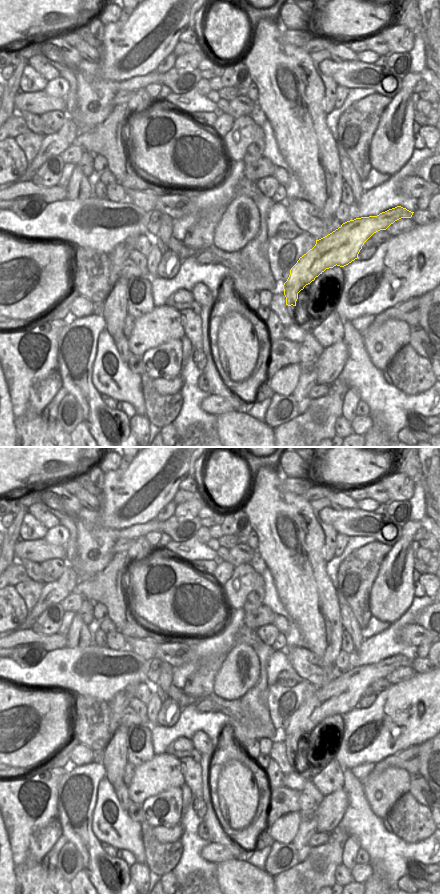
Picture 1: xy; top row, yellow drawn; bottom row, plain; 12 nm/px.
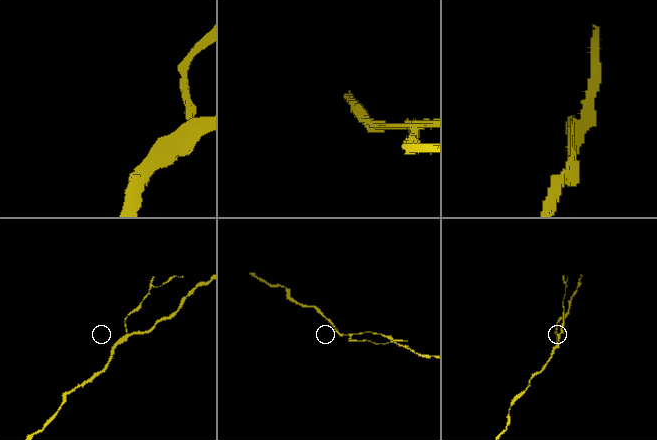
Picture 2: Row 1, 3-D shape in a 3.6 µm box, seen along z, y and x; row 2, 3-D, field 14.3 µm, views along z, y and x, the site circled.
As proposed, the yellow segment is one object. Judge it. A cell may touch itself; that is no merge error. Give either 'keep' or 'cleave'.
cleave

